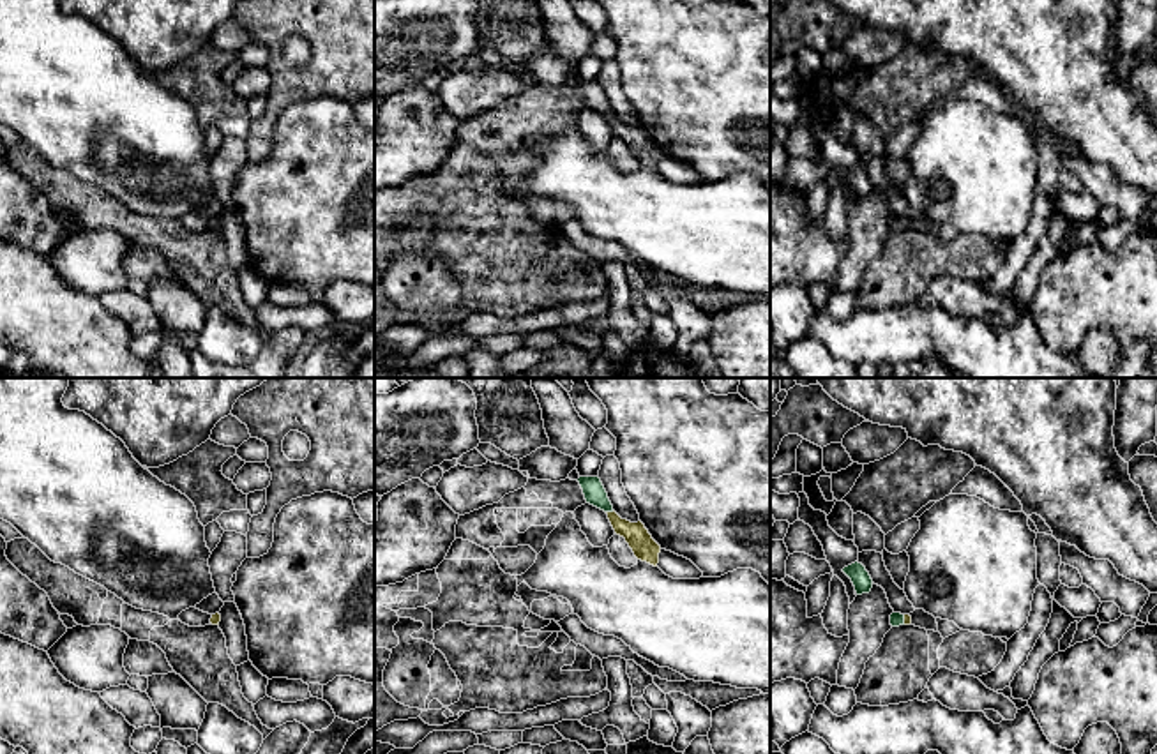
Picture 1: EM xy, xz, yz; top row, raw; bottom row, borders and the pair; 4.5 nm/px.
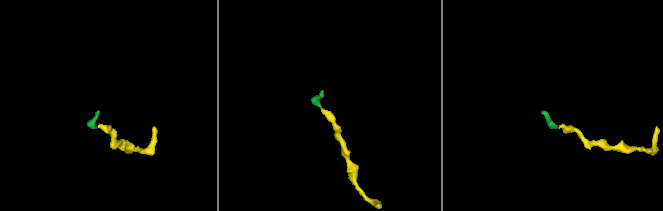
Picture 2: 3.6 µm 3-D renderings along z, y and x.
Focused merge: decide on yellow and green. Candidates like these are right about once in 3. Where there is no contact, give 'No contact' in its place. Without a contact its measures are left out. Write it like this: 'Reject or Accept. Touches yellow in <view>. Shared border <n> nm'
Accept. Touches yellow in xz. Shared border 40 nm

